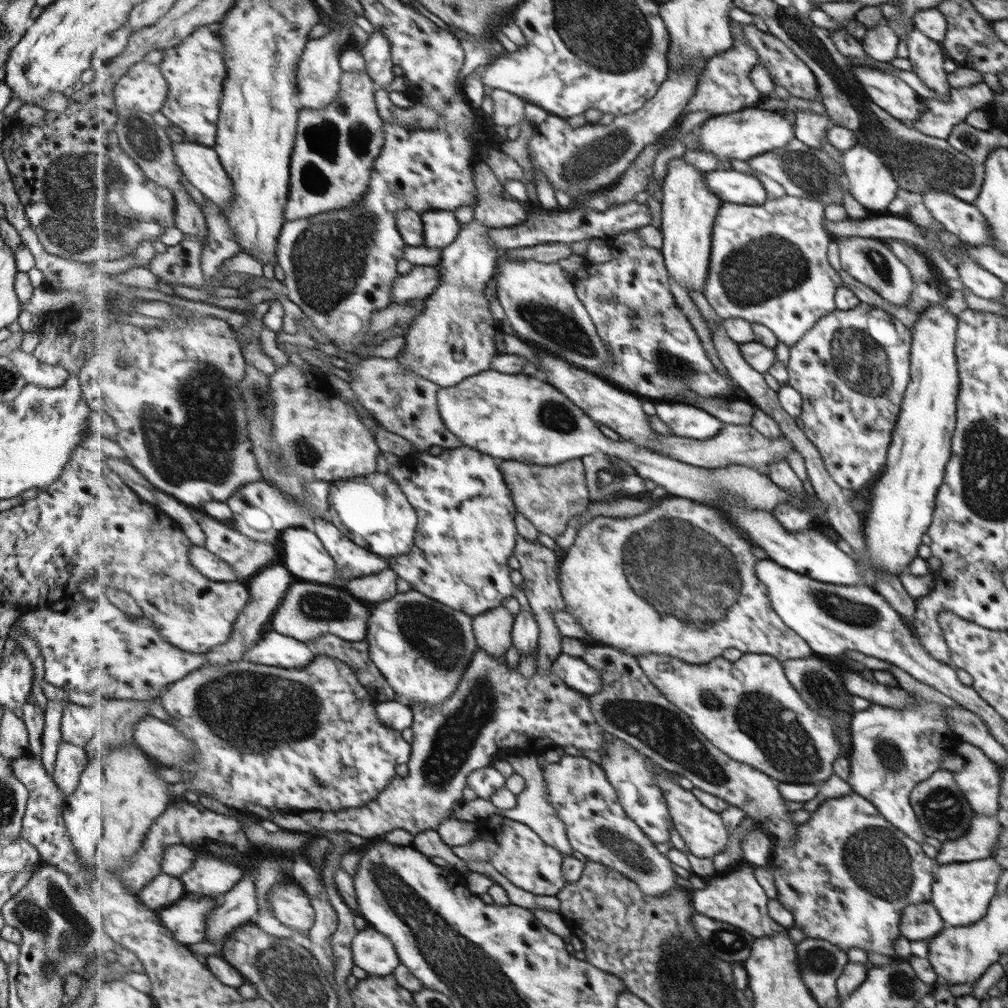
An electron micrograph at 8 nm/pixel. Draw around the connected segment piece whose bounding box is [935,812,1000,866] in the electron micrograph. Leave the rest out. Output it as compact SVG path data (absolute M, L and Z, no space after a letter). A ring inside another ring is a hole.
M972 812L968 829L963 836L941 843L935 862L941 866L990 857L989 851L997 843L999 827L995 816Z

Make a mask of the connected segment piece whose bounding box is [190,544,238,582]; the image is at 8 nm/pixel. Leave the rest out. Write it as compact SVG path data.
M192 544L190 557L191 562L211 580L217 582L238 580L236 570L224 558L213 554L206 546Z

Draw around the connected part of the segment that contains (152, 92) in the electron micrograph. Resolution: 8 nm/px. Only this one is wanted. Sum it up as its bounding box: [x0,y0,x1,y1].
[114,61,170,114]

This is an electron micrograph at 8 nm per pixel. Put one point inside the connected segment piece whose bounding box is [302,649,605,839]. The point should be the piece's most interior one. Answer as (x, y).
(495, 708)

